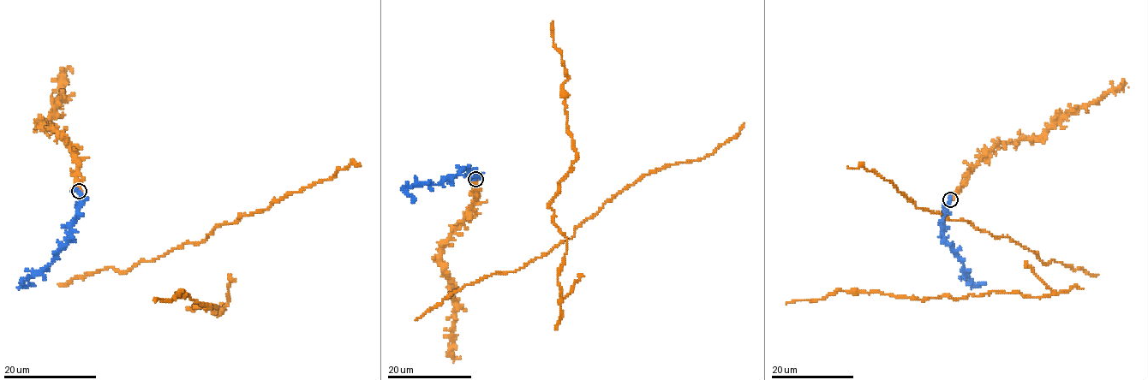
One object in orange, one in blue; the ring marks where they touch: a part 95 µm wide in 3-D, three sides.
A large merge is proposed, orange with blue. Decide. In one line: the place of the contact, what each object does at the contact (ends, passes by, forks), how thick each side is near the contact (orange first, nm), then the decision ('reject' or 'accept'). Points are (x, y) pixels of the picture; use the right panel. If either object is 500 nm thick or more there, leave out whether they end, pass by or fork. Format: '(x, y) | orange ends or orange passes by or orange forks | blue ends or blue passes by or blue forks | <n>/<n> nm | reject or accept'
(950, 199) | orange forks | blue passes by | 280/240 nm | accept

